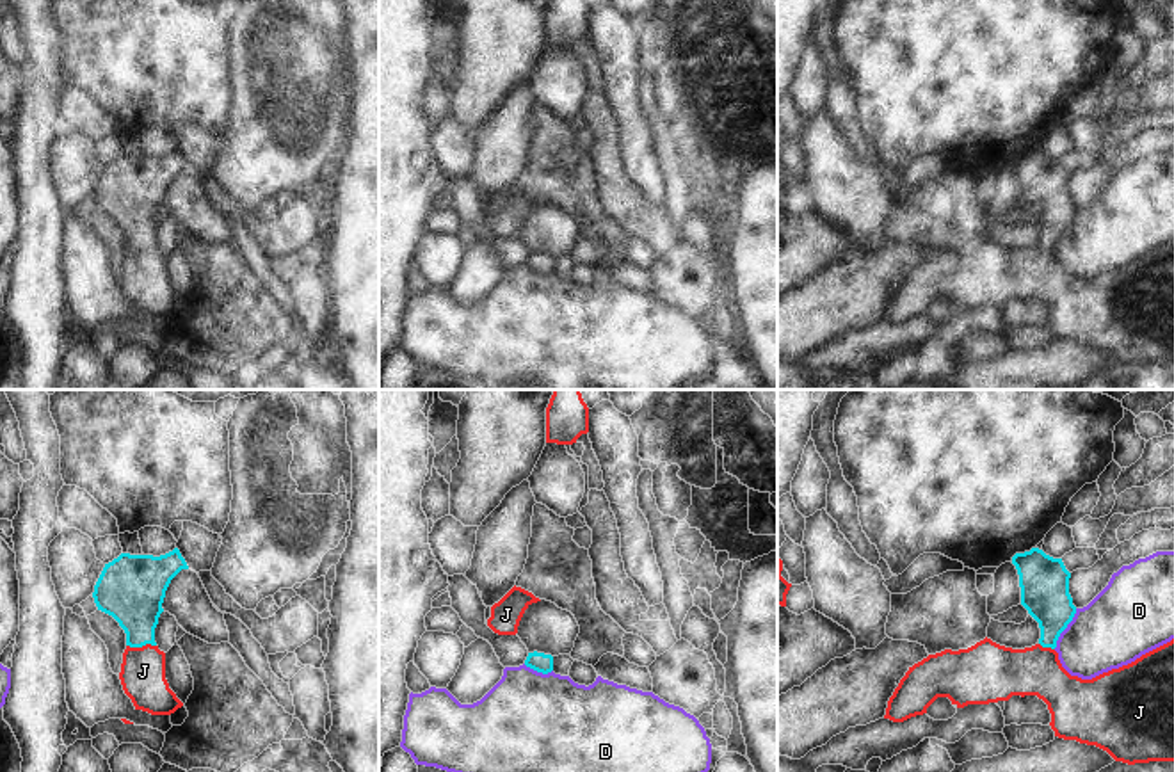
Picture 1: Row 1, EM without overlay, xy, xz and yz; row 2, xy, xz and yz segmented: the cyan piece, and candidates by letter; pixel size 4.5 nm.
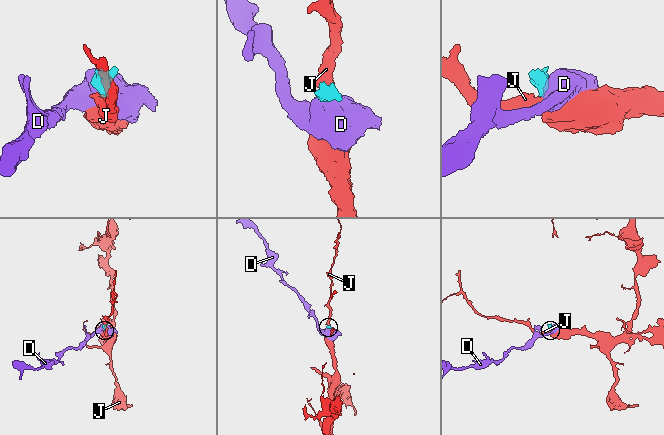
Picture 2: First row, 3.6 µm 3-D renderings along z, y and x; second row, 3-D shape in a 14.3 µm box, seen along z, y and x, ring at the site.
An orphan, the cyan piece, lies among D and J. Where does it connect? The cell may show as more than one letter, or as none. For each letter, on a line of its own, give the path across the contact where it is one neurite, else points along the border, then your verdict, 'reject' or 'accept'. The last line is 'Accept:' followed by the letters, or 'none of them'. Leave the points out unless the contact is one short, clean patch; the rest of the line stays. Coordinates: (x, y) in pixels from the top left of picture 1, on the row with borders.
D: border yz (1077, 609), (1053, 648); reject
J: way xy (132, 593), (137, 607), (141, 646), (143, 671); accept
Accept: J

